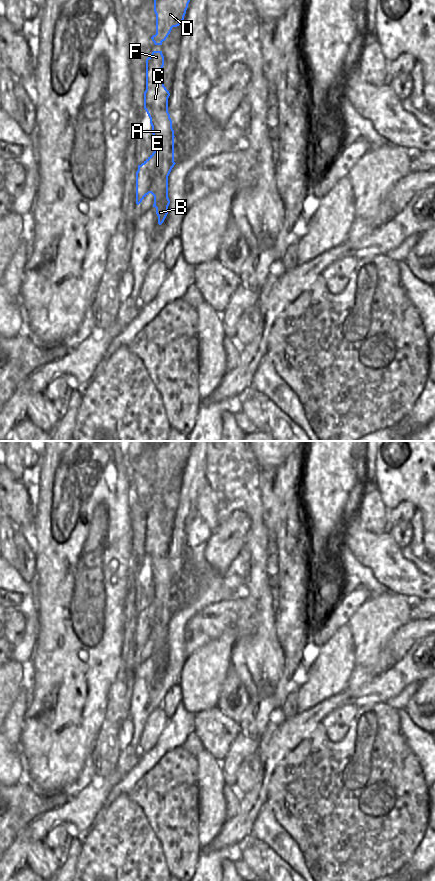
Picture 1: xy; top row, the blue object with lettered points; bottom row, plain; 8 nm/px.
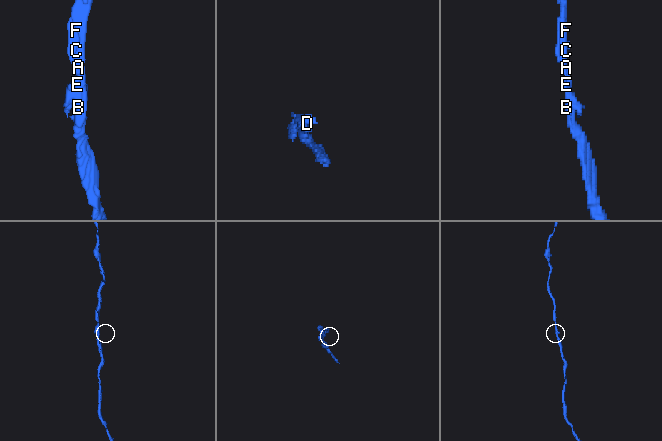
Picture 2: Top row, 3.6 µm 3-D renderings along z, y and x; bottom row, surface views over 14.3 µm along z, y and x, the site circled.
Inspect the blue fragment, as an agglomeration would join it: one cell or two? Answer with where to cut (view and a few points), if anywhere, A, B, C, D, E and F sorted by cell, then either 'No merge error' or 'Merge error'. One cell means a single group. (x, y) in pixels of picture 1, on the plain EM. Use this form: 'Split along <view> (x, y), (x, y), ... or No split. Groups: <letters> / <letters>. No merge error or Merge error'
No split. Groups: A B C D E F. No merge error

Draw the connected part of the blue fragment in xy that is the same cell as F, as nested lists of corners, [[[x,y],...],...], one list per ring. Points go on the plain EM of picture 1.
[[[153,499],[146,507],[146,538],[144,557],[146,558],[154,586],[154,600],[141,612],[136,620],[136,652],[151,641],[154,644],[158,672],[167,662],[168,624],[176,612],[174,610],[174,578],[168,560],[169,539],[162,528],[164,504],[162,499]]]

